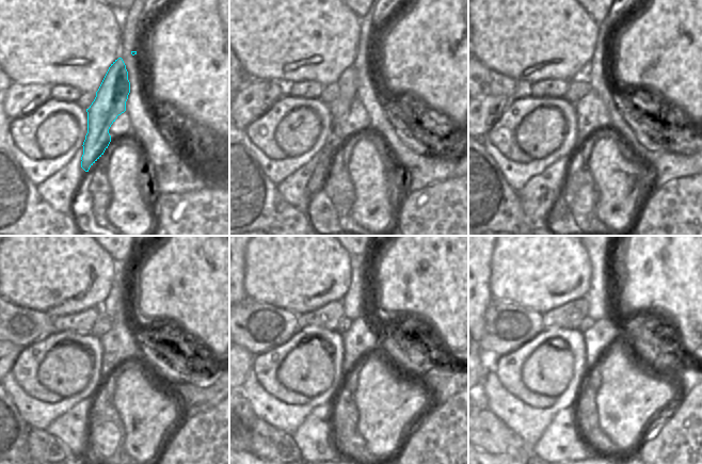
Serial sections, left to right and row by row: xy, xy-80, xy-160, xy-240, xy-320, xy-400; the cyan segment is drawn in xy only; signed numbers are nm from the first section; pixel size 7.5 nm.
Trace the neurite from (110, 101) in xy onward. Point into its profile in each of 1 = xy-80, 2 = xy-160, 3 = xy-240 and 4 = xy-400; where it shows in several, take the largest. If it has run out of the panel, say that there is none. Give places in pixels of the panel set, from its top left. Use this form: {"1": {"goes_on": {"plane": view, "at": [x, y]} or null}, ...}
{"1": {"goes_on": {"plane": "xy-80", "at": [339, 108]}}, "2": {"goes_on": {"plane": "xy-160", "at": [537, 210]}}, "3": {"goes_on": {"plane": "xy-240", "at": [44, 448]}}, "4": {"goes_on": {"plane": "xy-400", "at": [490, 434]}}}

